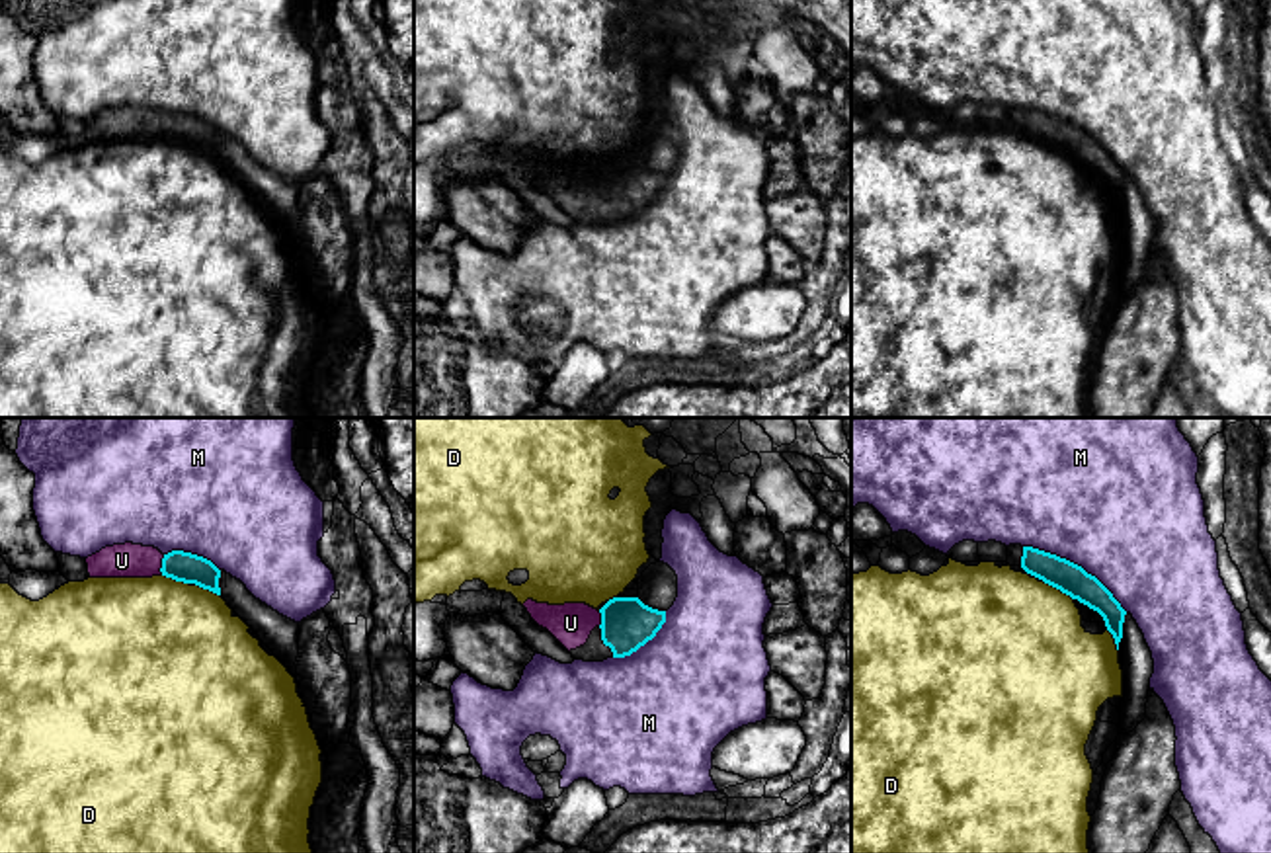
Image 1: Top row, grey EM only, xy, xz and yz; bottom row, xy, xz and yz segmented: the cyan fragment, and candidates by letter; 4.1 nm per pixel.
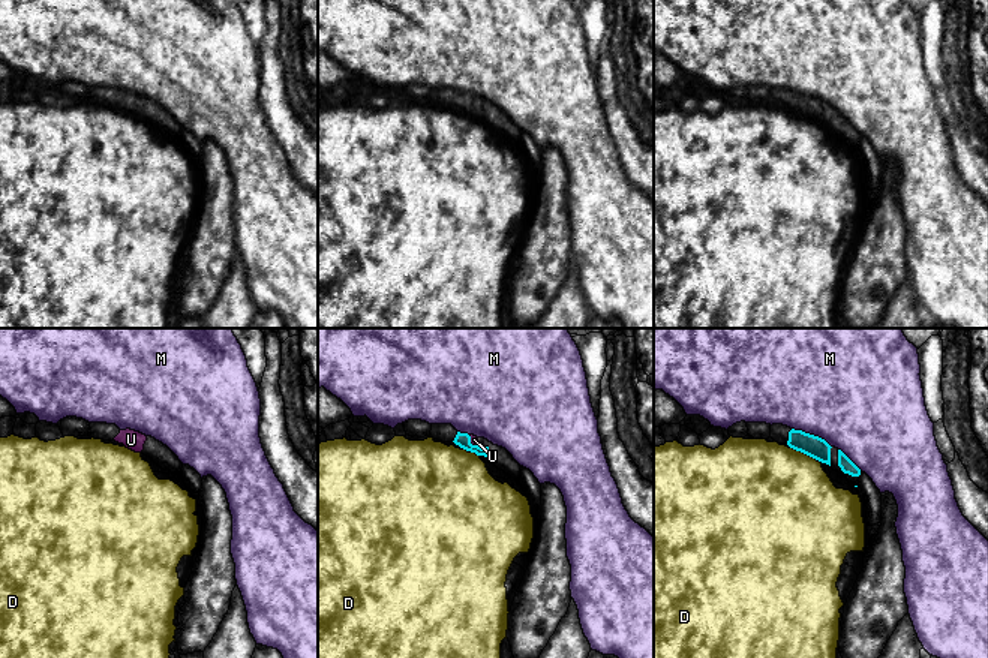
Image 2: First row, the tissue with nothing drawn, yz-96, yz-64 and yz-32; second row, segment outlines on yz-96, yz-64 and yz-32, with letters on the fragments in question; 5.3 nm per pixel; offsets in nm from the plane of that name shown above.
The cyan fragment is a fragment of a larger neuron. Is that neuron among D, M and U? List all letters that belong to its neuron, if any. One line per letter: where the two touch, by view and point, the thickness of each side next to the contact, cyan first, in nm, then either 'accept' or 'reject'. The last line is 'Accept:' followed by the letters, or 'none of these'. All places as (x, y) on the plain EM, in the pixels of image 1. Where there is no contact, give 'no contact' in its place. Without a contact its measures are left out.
D: meets cyan in yz at (1059, 151); 130 nm thick on the cyan side, 480 nm on the other; reject
M: meets cyan in yz at (1076, 127); 130 nm thick on the cyan side, 500 nm on the other; reject
U: meets cyan in xy at (163, 127); 130 nm thick on the cyan side, 140 nm on the other; accept
Accept: U

